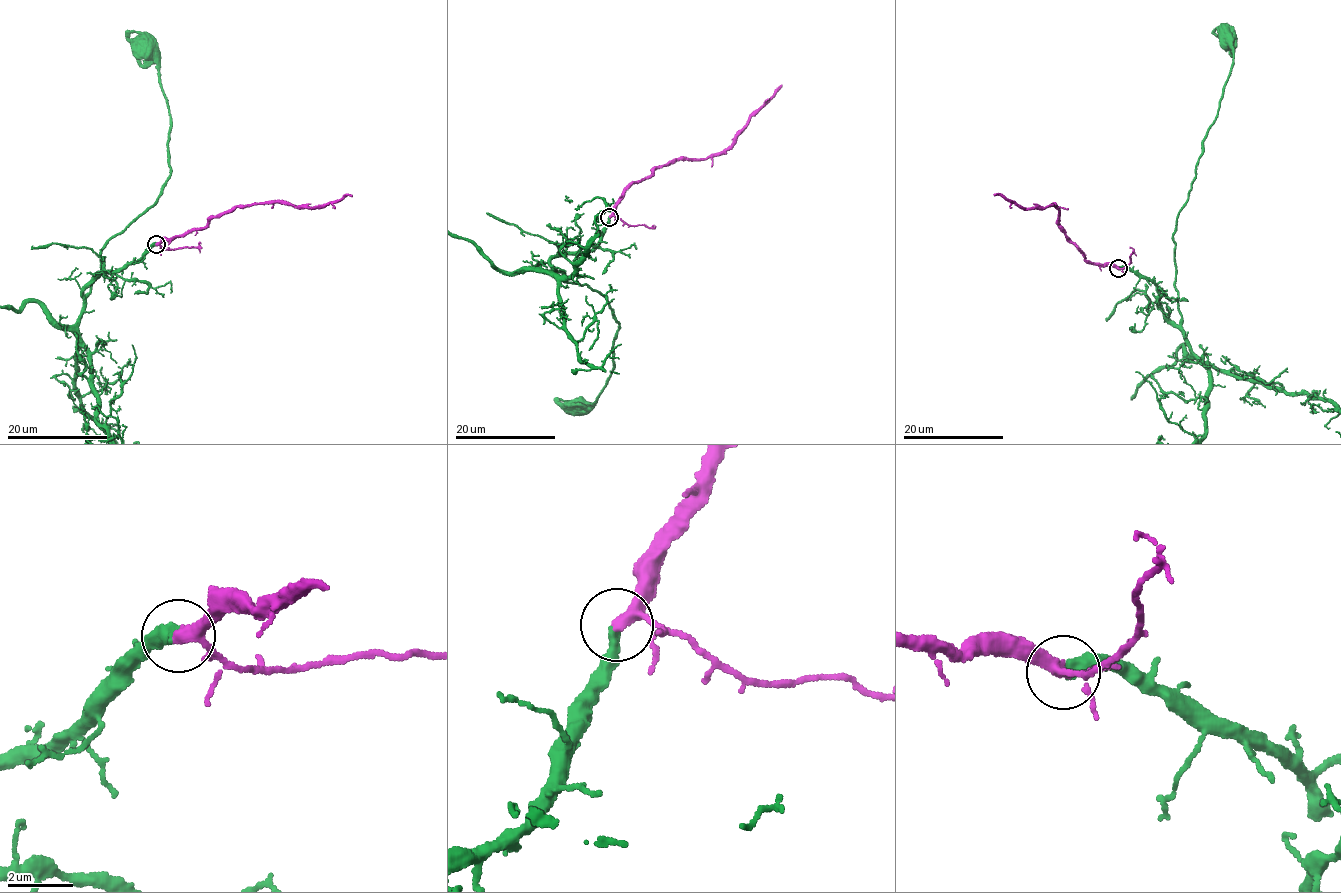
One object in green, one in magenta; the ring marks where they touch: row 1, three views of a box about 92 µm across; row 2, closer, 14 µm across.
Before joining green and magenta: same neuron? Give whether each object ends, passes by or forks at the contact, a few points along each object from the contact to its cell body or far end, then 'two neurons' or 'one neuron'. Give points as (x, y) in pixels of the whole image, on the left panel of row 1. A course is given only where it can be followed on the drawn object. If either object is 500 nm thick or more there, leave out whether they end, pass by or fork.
green ends there; magenta passes by; green runs (156, 243), (101, 271), (84, 297), (101, 248), (170, 174), (170, 110), (146, 45); magenta runs (156, 244), (165, 238), (200, 230), (212, 217), (237, 207), (286, 202), (313, 207), (352, 196); one neuron

